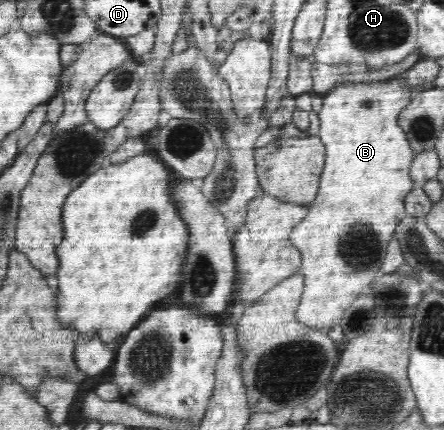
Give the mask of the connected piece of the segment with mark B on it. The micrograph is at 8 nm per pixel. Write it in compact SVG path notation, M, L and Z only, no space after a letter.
M404 74L382 81L340 83L323 95L317 135L325 145L325 165L320 188L309 213L289 234L294 246L302 250L302 270L306 270L306 286L297 308L298 322L323 330L339 324L346 309L367 290L385 261L385 254L400 222L408 216L405 198L416 187L411 178L413 149L404 130L398 125L398 115L414 96L414 88L406 85Z

